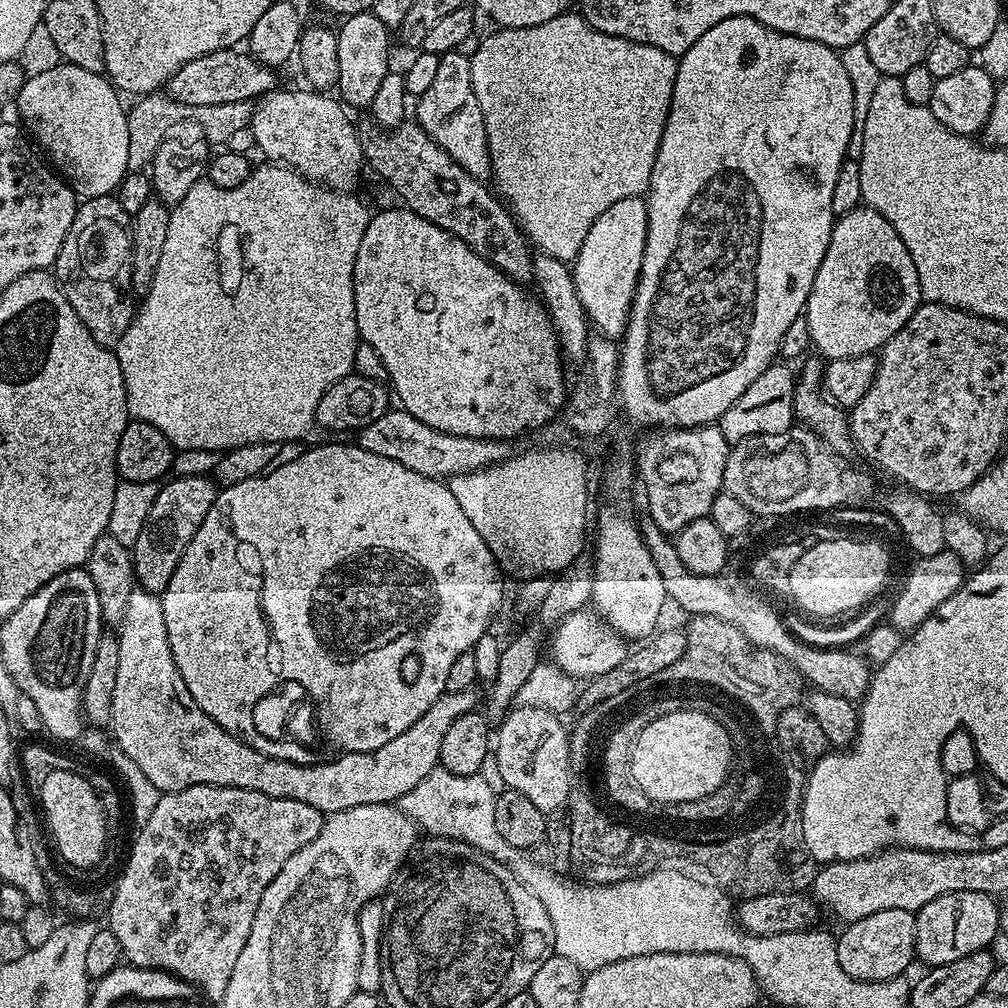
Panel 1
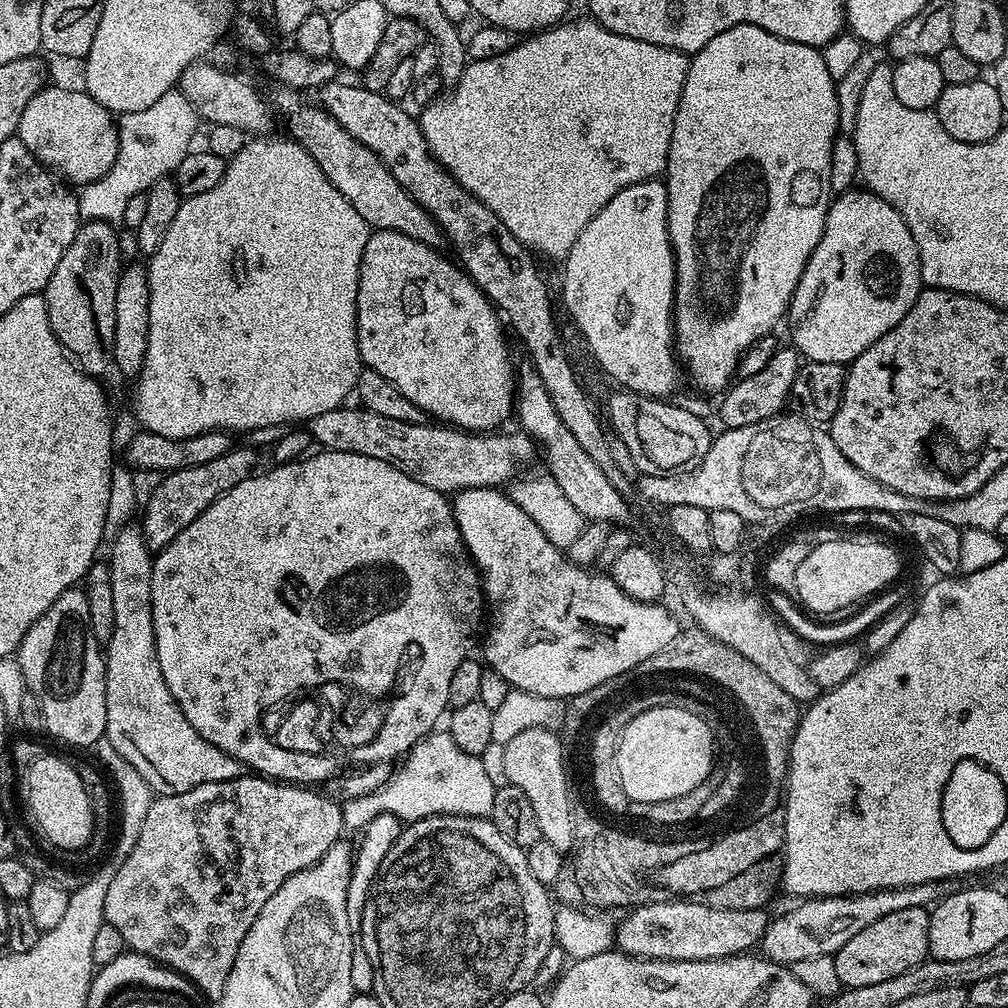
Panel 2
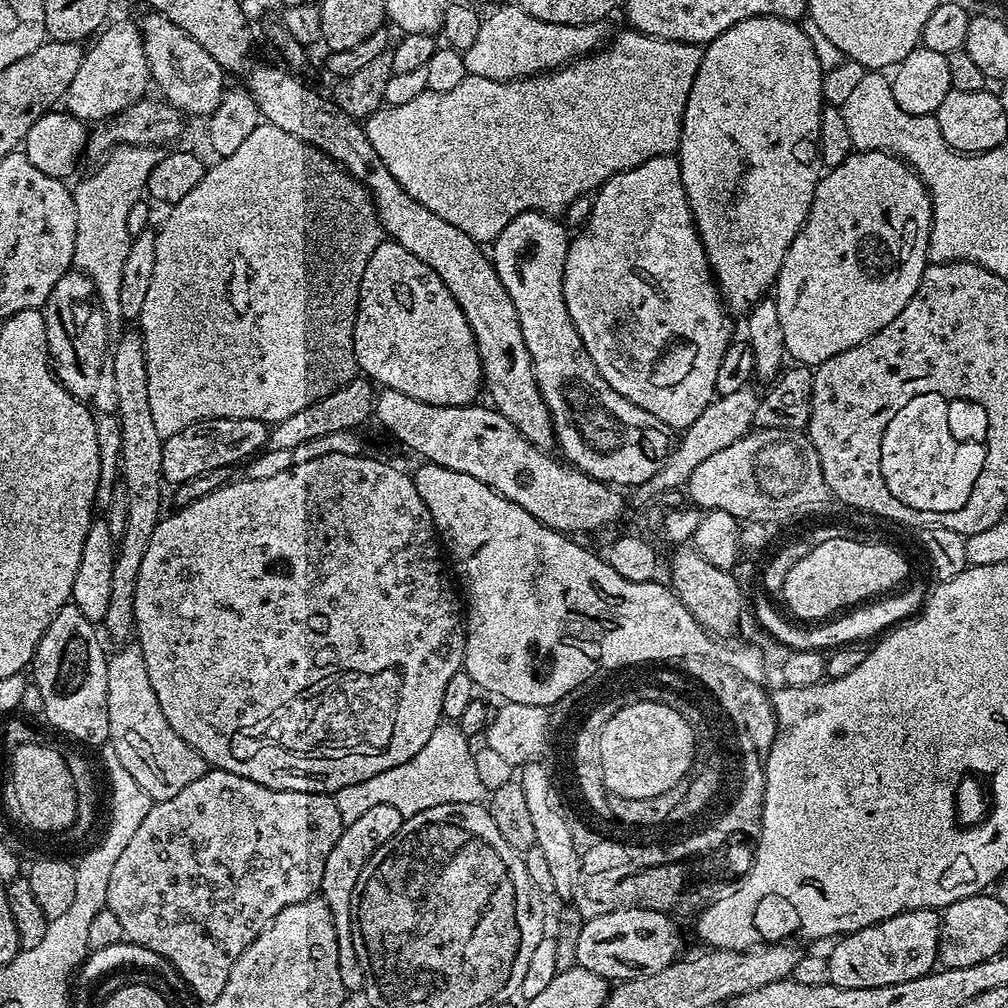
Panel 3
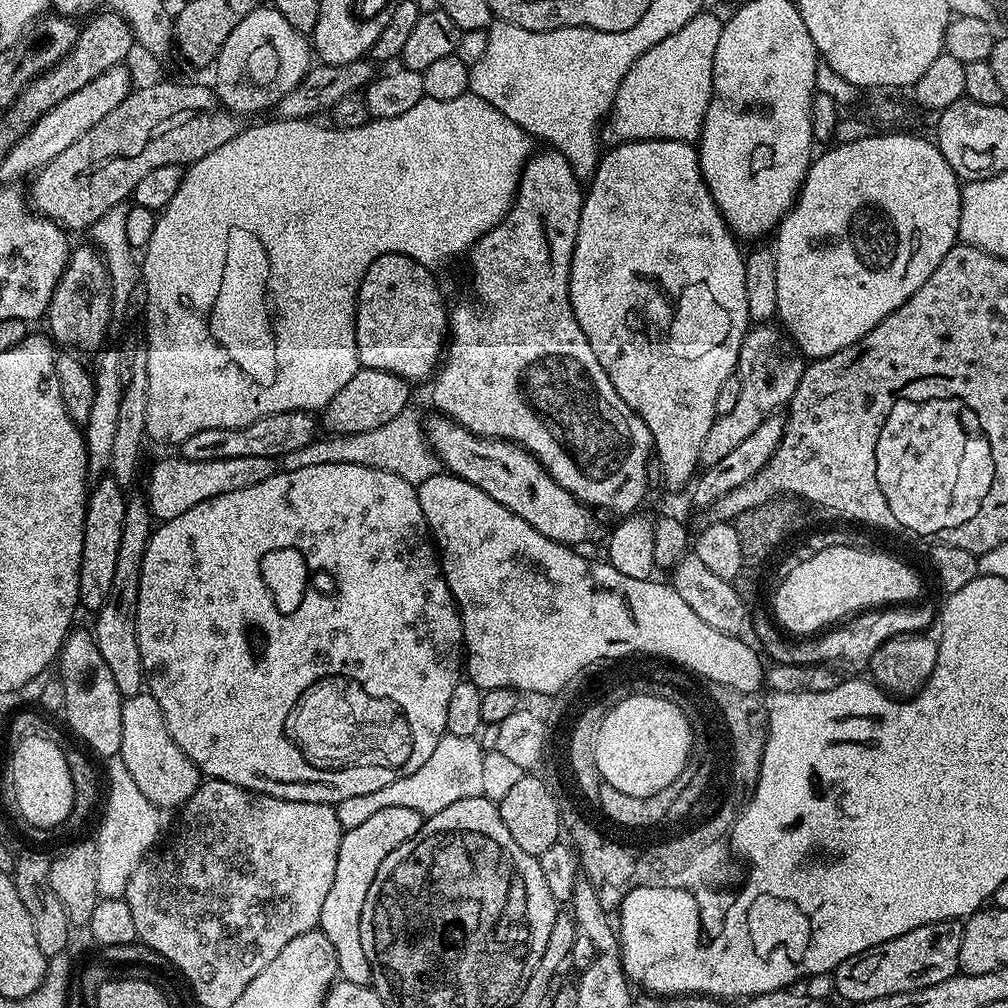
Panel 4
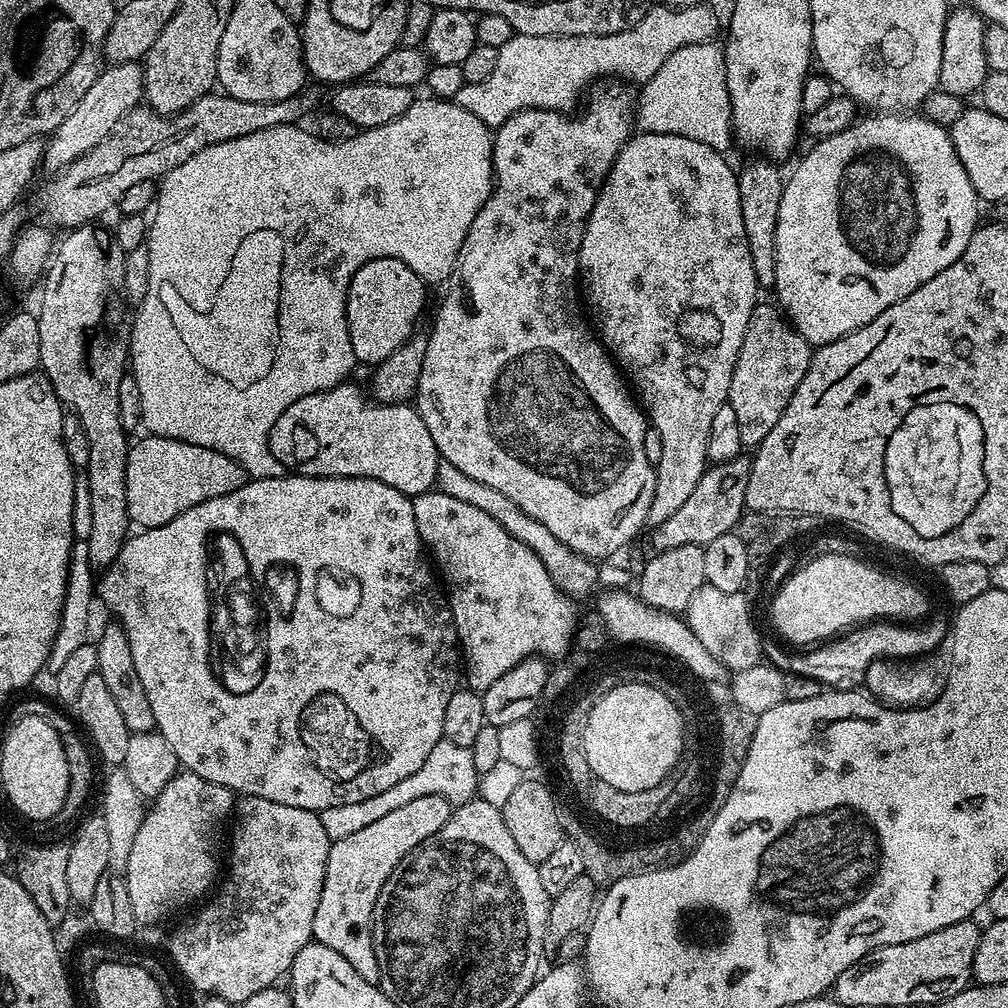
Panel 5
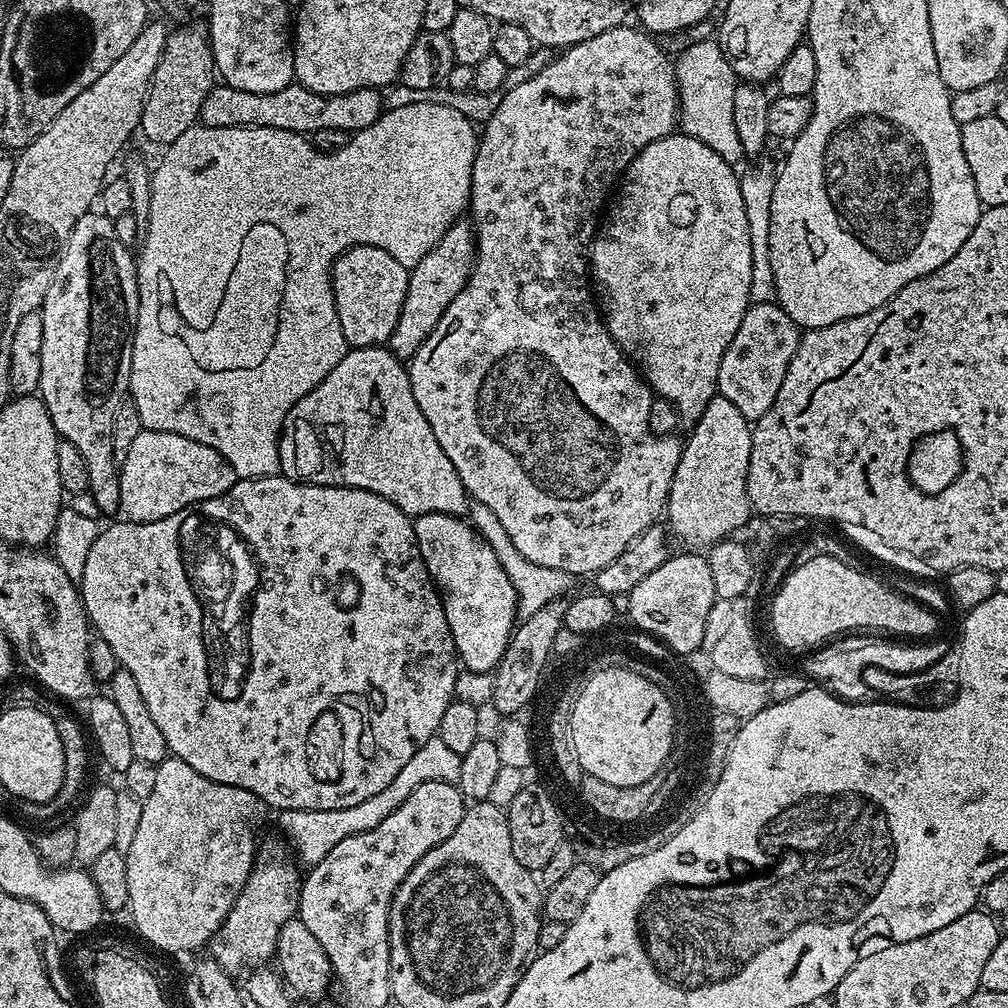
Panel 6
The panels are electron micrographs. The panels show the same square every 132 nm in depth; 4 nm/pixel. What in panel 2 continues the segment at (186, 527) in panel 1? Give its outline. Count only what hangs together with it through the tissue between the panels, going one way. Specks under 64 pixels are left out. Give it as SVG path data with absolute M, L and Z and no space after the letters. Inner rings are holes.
M233 446L229 452L222 454L222 458L214 458L201 465L190 465L167 473L161 479L164 481L149 494L148 505L145 508L143 505L142 508L142 527L149 549L159 550L174 542L174 538L178 538L178 534L182 534L182 530L186 530L186 526L194 522L194 518L201 516L211 504L222 498L222 494L238 486L238 482L256 471L255 450Z

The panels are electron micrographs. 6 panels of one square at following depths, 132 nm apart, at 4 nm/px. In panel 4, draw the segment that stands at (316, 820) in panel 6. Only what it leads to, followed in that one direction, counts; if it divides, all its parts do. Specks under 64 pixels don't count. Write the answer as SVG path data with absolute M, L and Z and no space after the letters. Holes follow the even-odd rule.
M445 735L434 746L434 754L414 770L414 774L405 773L390 782L390 786L382 786L382 790L374 790L374 794L358 794L358 798L346 798L335 805L341 829L347 830L354 826L362 826L366 818L378 814L378 810L390 806L406 806L406 810L418 810L427 818L435 812L446 810L454 802L462 798L474 798L484 795L480 764L482 749L476 736Z

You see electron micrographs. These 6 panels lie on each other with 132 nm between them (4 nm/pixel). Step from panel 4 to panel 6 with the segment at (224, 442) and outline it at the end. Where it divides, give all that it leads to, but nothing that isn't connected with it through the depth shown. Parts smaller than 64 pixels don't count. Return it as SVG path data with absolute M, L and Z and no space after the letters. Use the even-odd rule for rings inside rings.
M387 346L349 348L342 358L342 362L338 362L338 366L334 366L334 370L330 370L330 374L326 374L326 378L322 378L322 382L318 382L318 386L314 386L314 390L310 390L310 394L306 394L302 398L298 398L298 402L294 402L290 414L286 414L280 431L280 471L287 480L297 480L300 484L370 490L374 494L394 502L394 506L398 506L398 510L402 510L407 516L413 518L435 512L463 517L470 508L470 497L462 486L462 478L458 478L458 470L454 470L454 462L450 462L450 458L446 458L446 450L442 450L438 438L434 438L434 430L430 430L430 422L426 422L422 409L414 399L414 390L410 386L405 361L397 358L396 353L391 352Z

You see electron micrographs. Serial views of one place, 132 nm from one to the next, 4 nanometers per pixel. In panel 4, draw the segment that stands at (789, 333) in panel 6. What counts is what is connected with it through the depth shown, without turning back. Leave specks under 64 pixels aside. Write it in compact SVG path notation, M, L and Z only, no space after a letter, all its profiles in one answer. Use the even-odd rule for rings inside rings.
M774 324L751 327L739 350L736 372L741 382L740 397L732 411L717 416L710 426L710 432L702 445L700 464L704 468L714 466L714 462L726 458L726 454L731 454L742 441L750 438L750 434L754 434L754 430L758 430L767 417L783 409L797 389L805 367L805 357L783 329Z

